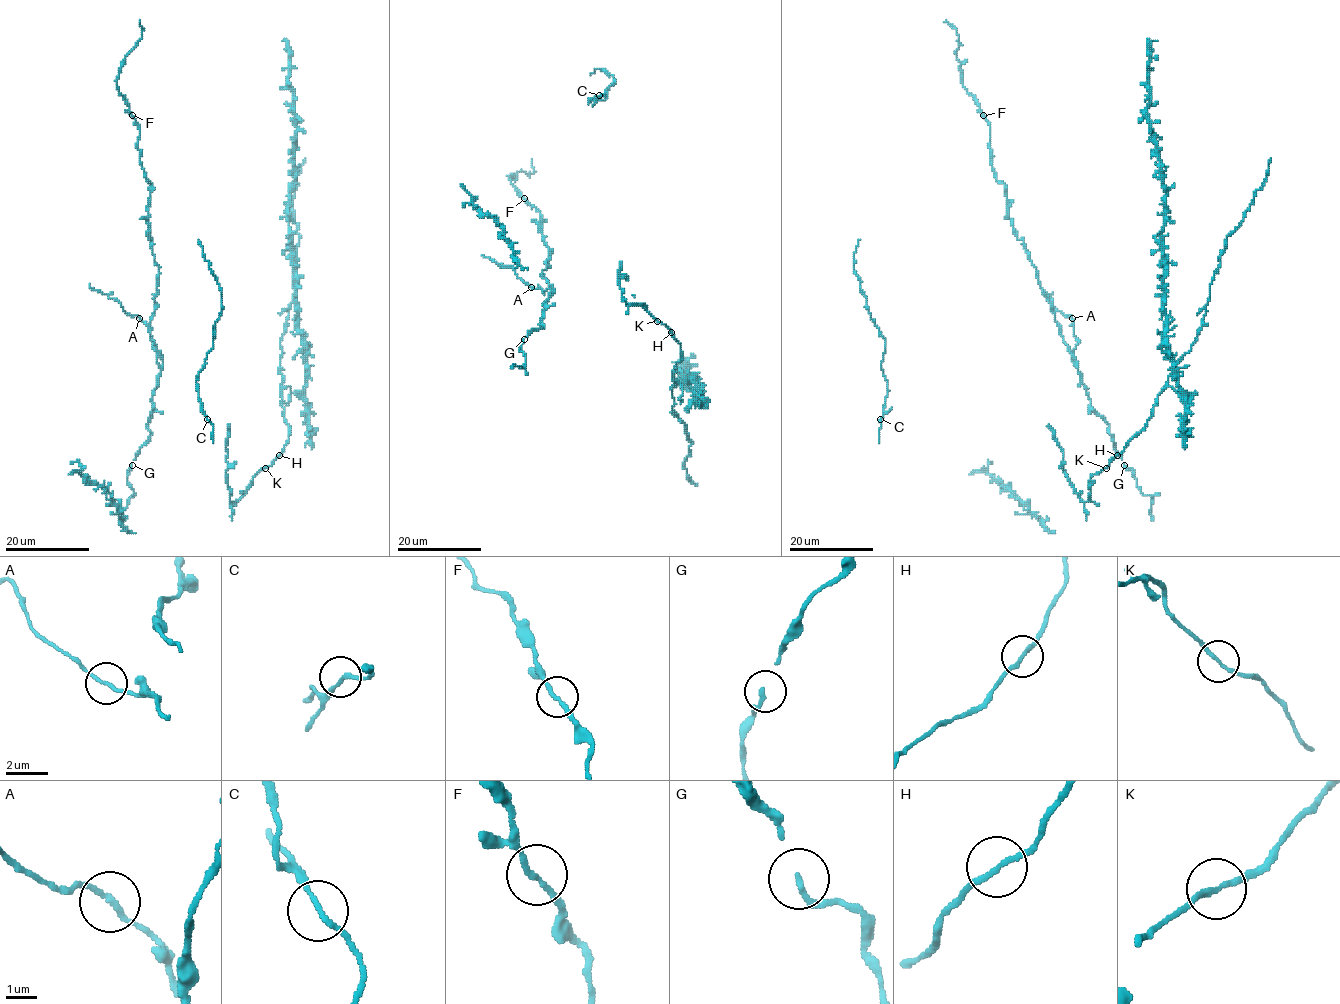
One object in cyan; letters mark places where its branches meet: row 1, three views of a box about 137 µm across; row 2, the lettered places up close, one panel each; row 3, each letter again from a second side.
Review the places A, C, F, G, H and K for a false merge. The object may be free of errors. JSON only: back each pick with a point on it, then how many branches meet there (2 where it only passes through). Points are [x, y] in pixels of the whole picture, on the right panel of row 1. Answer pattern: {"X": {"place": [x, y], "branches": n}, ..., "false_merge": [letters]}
{"false_merge": []}

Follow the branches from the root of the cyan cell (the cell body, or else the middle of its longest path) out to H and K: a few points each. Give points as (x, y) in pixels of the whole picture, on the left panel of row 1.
H: (226, 439), (226, 481), (232, 502), (242, 497), (254, 475), (269, 466), (279, 455)
K: (226, 439), (226, 481), (232, 502), (242, 497), (254, 475), (265, 467)

